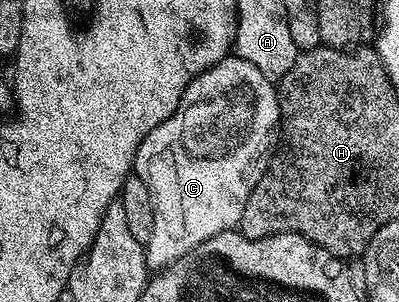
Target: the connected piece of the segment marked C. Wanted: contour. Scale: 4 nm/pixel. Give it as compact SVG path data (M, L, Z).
M237 56L221 58L215 66L191 80L176 112L144 136L134 157L133 173L144 180L148 196L152 196L152 236L144 243L146 264L151 271L166 269L180 260L180 256L192 252L192 248L204 244L204 240L212 240L212 236L233 230L241 223L248 193L246 169L265 144L270 129L273 126L275 129L279 122L275 83L248 60Z

